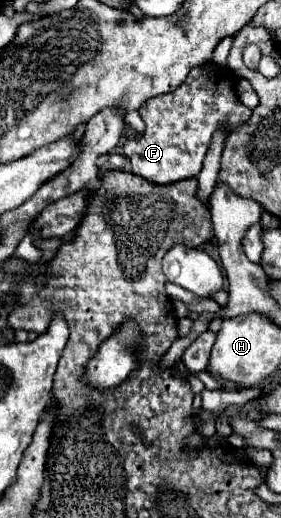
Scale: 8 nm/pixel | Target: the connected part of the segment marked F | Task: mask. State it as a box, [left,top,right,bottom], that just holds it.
[124,63,252,185]

